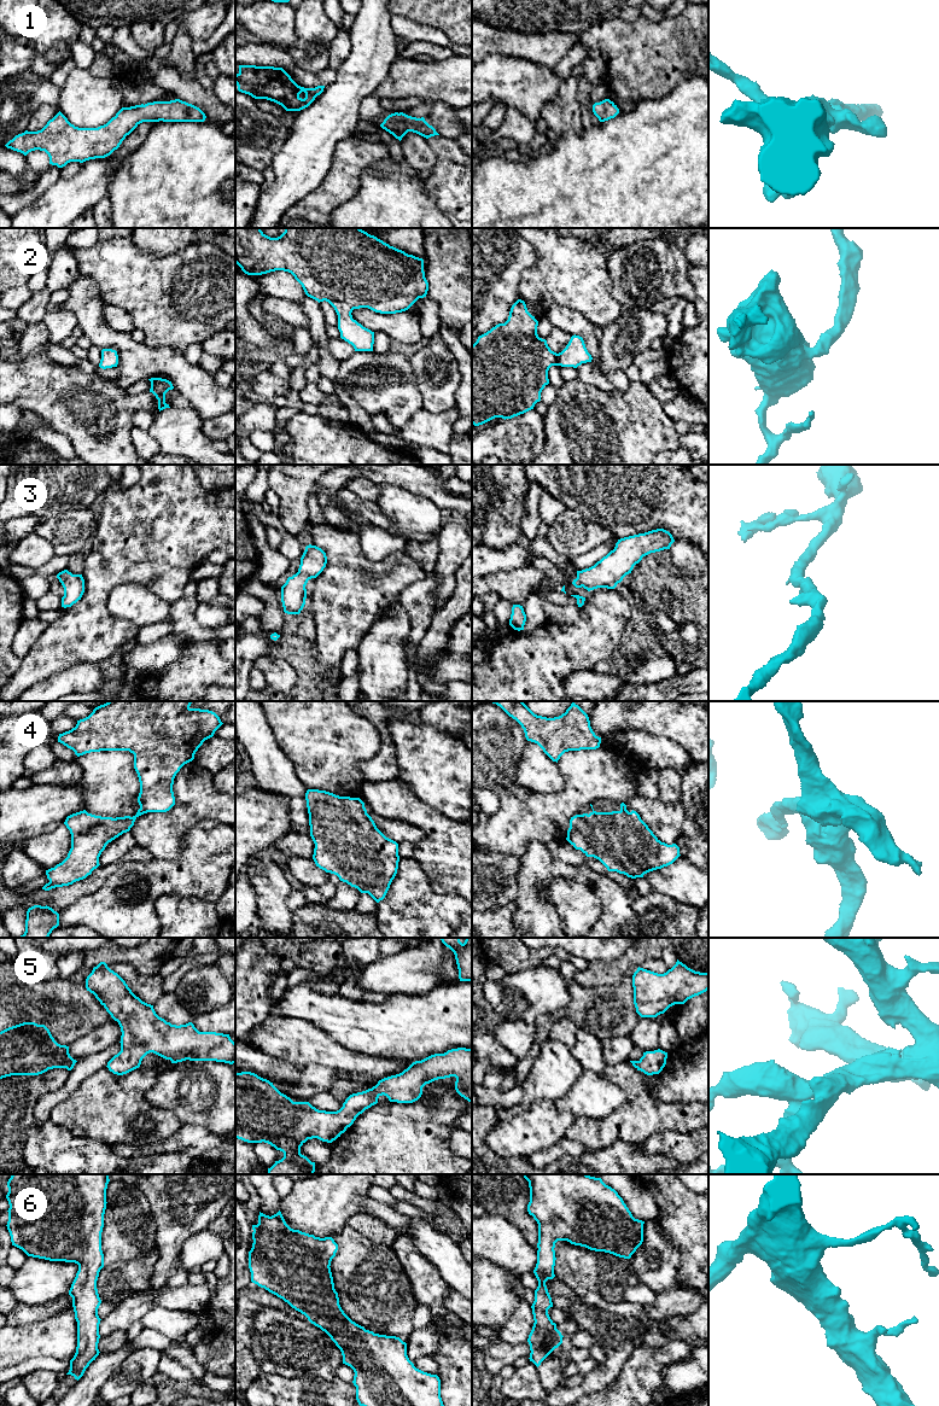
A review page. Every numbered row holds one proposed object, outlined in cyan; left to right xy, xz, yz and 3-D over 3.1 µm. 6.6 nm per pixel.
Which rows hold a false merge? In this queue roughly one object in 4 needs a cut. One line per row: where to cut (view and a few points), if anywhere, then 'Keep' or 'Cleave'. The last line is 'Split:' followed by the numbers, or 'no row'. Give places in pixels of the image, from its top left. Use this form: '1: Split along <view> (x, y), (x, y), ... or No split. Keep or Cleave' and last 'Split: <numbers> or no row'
1: No split. Keep
2: No split. Keep
3: No split. Keep
4: No split. Keep
5: No split. Keep
6: No split. Keep
Split: no row

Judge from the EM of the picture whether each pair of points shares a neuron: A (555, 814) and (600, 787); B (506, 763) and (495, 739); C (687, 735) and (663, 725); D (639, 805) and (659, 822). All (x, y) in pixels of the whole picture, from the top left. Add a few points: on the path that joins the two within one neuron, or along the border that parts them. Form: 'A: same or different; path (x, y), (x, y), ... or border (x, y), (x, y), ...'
A: same; path (566, 804), (583, 787), (589, 787)
B: same; path (500, 757), (495, 752), (495, 745)
C: same; path (681, 729), (677, 725), (669, 725)
D: same; path (643, 806), (654, 817)

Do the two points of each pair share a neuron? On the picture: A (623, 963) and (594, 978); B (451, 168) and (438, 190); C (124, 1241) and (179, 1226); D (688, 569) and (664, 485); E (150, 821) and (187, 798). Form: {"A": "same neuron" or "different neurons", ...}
{"A": "same neuron", "B": "same neuron", "C": "different neurons", "D": "different neurons", "E": "same neuron"}

